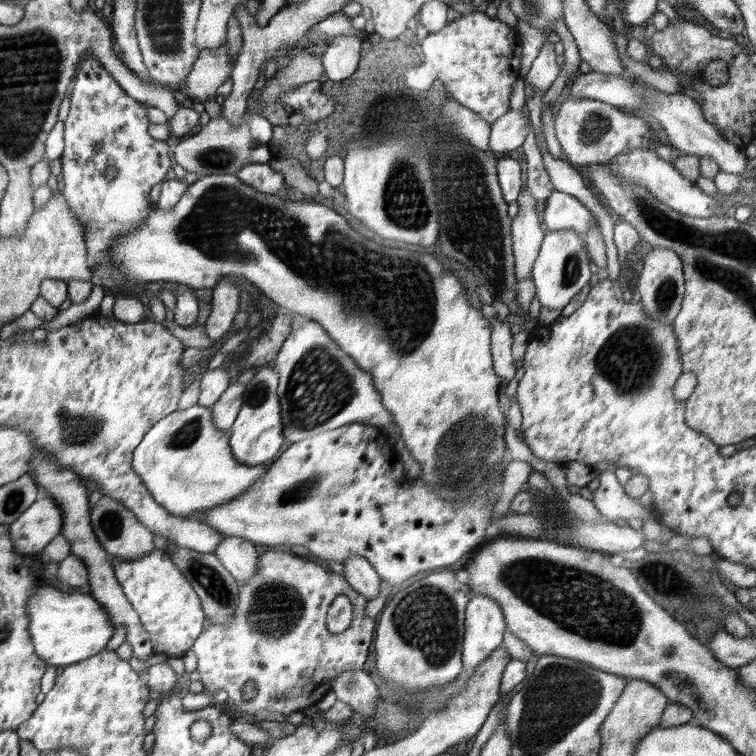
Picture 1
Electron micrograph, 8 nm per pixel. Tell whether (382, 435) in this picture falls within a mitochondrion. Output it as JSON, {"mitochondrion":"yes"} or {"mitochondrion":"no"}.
{"mitochondrion":"no"}

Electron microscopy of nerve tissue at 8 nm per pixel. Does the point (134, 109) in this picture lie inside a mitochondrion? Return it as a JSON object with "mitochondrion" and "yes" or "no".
{"mitochondrion":"no"}

